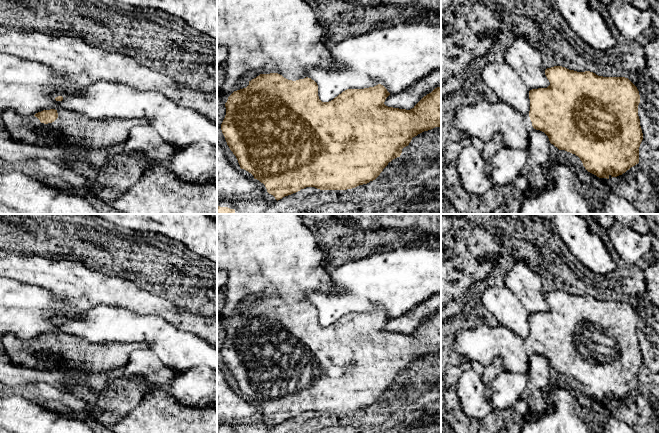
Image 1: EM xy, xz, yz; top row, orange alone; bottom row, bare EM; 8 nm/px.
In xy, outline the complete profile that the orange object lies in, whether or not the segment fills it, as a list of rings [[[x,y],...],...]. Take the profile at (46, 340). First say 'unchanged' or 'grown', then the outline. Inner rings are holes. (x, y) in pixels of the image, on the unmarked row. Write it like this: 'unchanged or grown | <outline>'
grown | [[[11,333],[1,336],[2,347],[14,364],[39,369],[76,371],[77,373],[93,374],[102,372],[116,372],[125,367],[130,354],[136,349],[149,349],[149,344],[144,343],[92,343],[83,337],[70,333],[43,334],[34,340],[22,340]],[[41,353],[52,353],[54,359],[44,359]]]

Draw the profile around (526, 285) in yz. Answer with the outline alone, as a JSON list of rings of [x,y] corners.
[[[517,262],[505,275],[504,285],[521,301],[529,314],[547,312],[550,309],[545,299],[541,277],[523,262]]]

